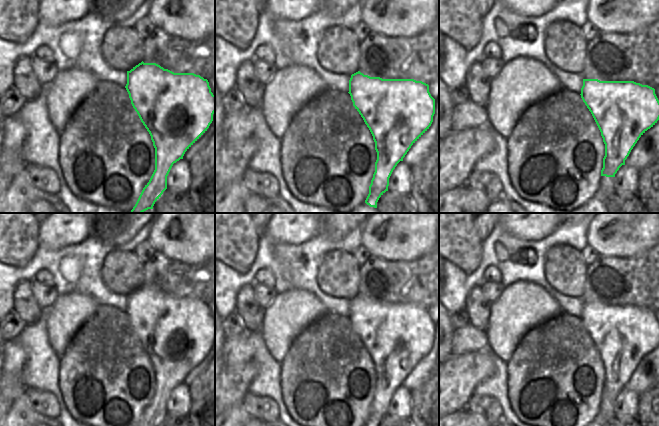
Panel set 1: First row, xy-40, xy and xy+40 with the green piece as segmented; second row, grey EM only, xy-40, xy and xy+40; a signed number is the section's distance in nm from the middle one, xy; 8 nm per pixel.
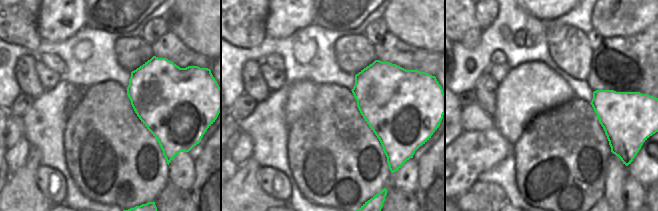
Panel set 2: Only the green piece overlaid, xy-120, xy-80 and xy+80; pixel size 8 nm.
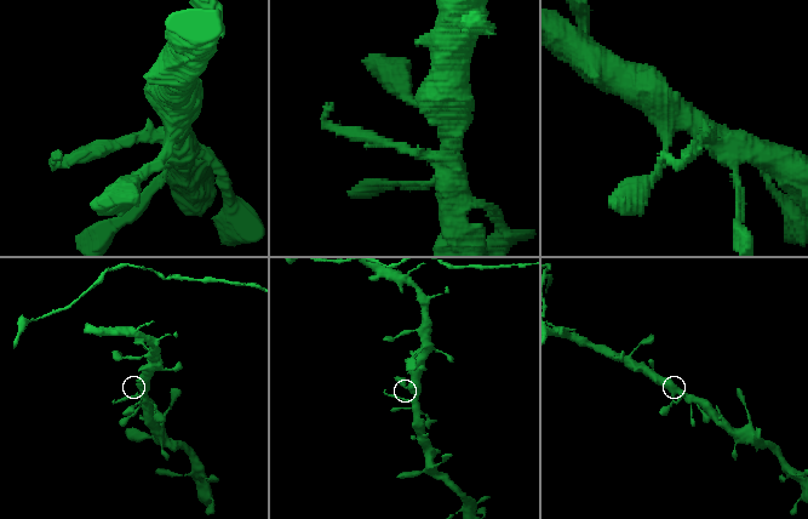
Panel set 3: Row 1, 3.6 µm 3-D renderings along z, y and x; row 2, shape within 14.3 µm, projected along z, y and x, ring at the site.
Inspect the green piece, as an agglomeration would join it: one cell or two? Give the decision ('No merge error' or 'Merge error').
No merge error.

